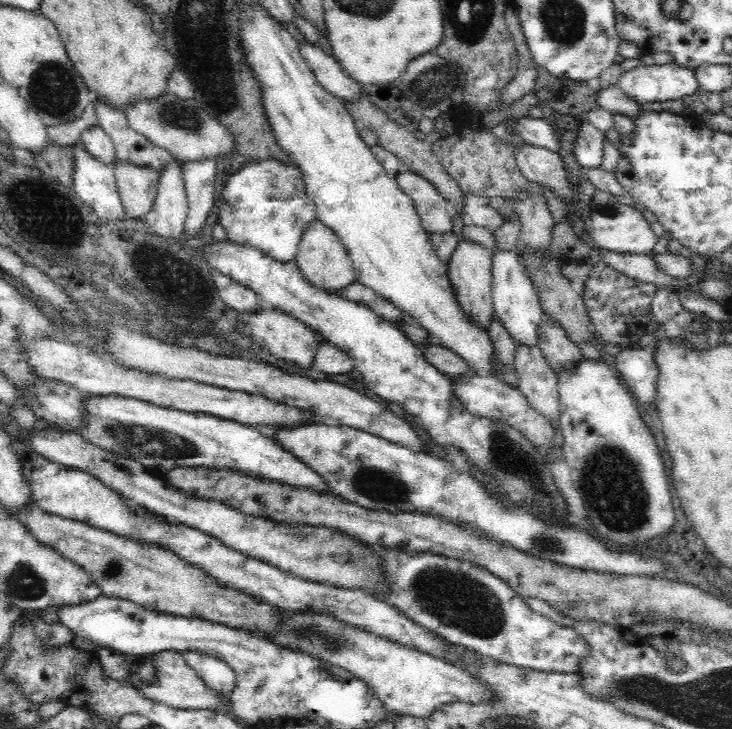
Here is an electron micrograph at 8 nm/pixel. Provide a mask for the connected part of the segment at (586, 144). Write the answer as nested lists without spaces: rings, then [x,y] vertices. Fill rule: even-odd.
[[[588,118],[582,120],[578,136],[574,140],[574,158],[582,168],[600,168],[604,160],[606,132],[594,128]]]

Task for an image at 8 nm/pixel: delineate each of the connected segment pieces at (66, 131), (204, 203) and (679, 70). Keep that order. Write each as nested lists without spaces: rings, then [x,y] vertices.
[[[88,104],[84,114],[72,122],[64,122],[64,124],[54,124],[46,128],[48,140],[52,140],[58,146],[76,146],[78,142],[82,142],[82,132],[92,128],[92,126],[100,126],[98,124],[98,116],[94,110],[94,104]]]
[[[216,160],[204,162],[188,162],[182,166],[184,182],[186,182],[186,196],[188,196],[188,220],[184,226],[186,236],[202,234],[208,212],[216,206]]]
[[[642,64],[634,70],[626,70],[620,76],[618,88],[622,88],[622,92],[628,94],[638,104],[646,104],[694,96],[700,86],[694,72],[680,64],[664,66]]]

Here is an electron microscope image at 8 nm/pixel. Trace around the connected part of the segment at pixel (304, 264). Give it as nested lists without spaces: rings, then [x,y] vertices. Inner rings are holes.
[[[318,220],[310,222],[308,228],[304,230],[304,236],[302,236],[298,252],[296,252],[296,262],[298,262],[298,270],[300,270],[302,278],[306,282],[310,282],[312,288],[324,290],[326,294],[340,294],[356,282],[354,264],[346,252],[346,246],[338,240],[334,230],[328,230],[328,226],[320,224]]]

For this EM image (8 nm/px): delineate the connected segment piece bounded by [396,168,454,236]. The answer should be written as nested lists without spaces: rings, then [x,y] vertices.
[[[408,168],[396,176],[398,186],[412,198],[416,214],[422,222],[422,230],[432,236],[434,232],[452,232],[454,218],[448,202],[438,194],[438,190],[418,174],[410,172]]]

